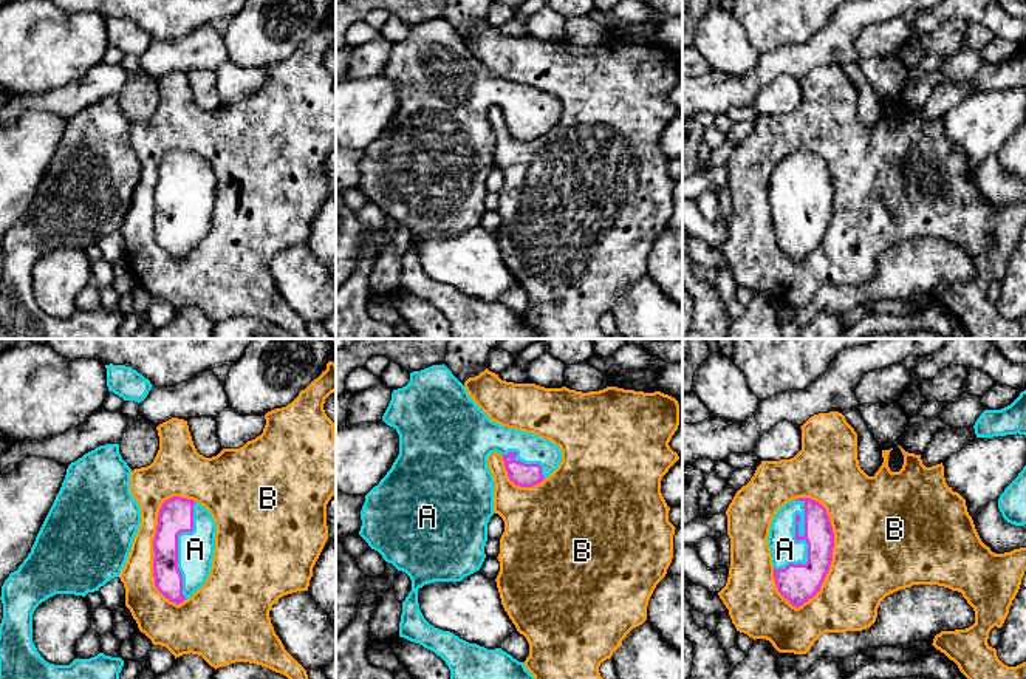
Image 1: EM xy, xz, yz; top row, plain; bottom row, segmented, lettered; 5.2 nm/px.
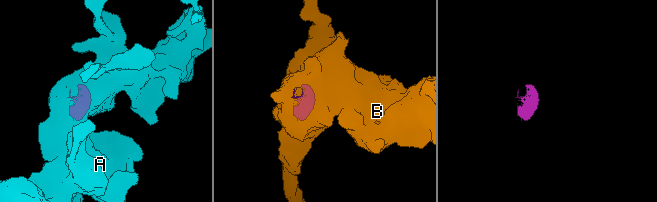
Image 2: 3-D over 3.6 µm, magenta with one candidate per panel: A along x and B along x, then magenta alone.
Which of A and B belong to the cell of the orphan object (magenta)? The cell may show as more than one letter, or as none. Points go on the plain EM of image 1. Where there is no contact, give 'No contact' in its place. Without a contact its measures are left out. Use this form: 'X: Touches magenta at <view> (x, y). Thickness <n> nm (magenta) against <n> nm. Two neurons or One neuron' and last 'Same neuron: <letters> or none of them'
A: Touches magenta at yz (808, 200). Thickness 200 nm (magenta) against 150 nm. One neuron
B: Touches magenta at yz (833, 200). Thickness 190 nm (magenta) against 500 nm. Two neurons
Same neuron: A

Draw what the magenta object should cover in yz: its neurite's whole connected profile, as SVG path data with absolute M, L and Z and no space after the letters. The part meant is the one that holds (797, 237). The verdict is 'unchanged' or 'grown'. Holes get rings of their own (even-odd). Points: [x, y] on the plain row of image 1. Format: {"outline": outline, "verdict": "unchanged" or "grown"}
{"outline": "M797 152L777 164L768 200L778 246L795 261L812 252L833 215L834 186L826 162Z", "verdict": "grown"}

